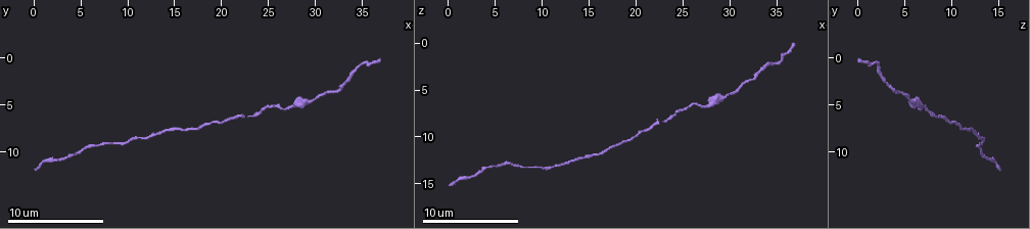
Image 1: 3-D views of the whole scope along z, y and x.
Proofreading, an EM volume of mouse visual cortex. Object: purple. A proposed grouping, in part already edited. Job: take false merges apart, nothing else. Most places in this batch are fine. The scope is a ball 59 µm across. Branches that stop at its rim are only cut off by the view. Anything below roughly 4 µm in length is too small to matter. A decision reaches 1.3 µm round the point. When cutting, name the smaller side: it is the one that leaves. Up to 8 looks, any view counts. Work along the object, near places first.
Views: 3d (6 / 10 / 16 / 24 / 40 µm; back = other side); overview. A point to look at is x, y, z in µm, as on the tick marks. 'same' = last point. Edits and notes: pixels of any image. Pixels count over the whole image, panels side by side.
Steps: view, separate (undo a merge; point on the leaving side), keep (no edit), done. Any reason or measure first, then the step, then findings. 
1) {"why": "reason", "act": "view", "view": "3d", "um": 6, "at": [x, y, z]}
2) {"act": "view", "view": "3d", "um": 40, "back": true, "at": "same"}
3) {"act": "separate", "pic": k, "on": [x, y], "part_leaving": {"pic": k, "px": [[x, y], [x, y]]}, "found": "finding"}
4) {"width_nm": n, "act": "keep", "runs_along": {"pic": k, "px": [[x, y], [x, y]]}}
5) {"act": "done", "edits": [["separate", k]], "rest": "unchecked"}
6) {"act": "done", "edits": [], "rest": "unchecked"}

{"act": "view", "view": "3d", "um": 10, "at": [10.2, 9.0, 13.2]}

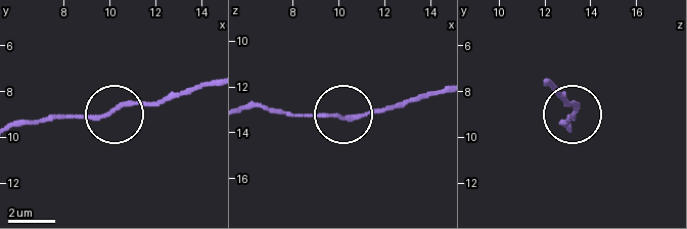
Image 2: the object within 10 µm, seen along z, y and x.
{"act": "view", "view": "3d", "um": 10, "back": true, "at": [9.9, 9.0, 13.3]}

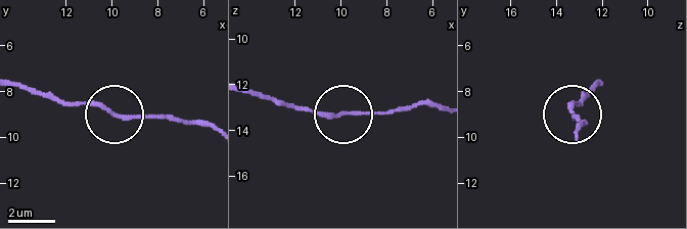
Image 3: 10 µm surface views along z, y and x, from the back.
{"act": "keep", "runs_along": {"pic": 3, "px": [[250, 90], [321, 111], [401, 111]]}, "found": "continuous, no second neuron"}

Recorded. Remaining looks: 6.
{"why": "a narrow waist", "act": "view", "view": "3d", "um": 10, "at": [5.2, 9.8, 13.2]}

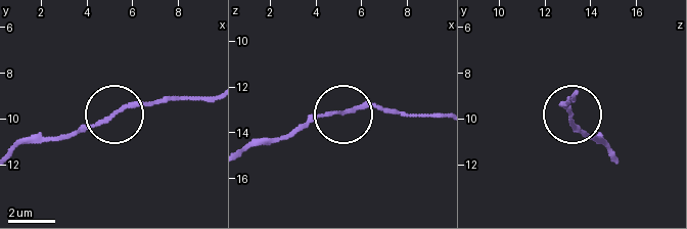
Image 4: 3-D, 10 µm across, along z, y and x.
{"act": "keep", "runs_along": {"pic": 4, "px": [[209, 95], [133, 100], [71, 136]]}, "found": "continuous, no second neuron"}

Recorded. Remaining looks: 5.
{"why": "sudden change in width", "act": "view", "view": "3d", "um": 10, "at": [29.4, 4.8, 6.0]}

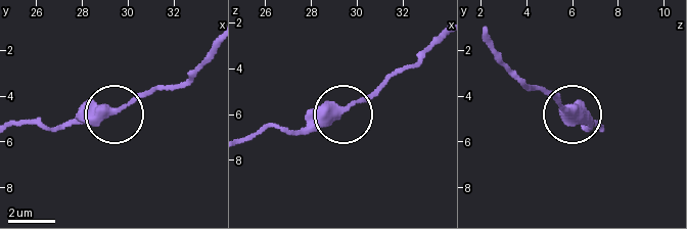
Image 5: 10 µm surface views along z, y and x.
{"act": "view", "view": "3d", "um": 10, "back": true, "at": [29.4, 4.7, 5.8]}

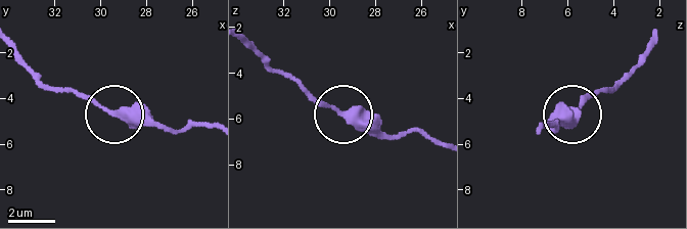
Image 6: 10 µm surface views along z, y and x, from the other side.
{"act": "keep", "found": "one neuron here"}

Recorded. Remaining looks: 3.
{"why": "thick turns thin", "act": "view", "view": "3d", "um": 10, "at": [33.0, 3.2, 3.4]}

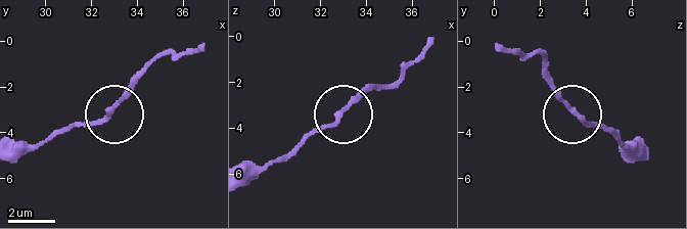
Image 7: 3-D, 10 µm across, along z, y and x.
{"act": "view", "view": "3d", "um": 6, "at": [32.9, 2.9, 3.4]}

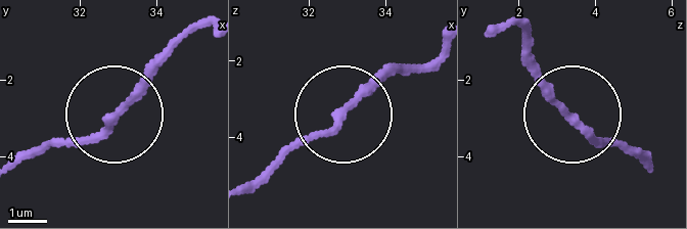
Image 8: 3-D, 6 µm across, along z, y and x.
{"act": "keep", "found": "one neuron here"}

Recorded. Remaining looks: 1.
{"act": "done", "edits": [], "rest": "unchecked"}

